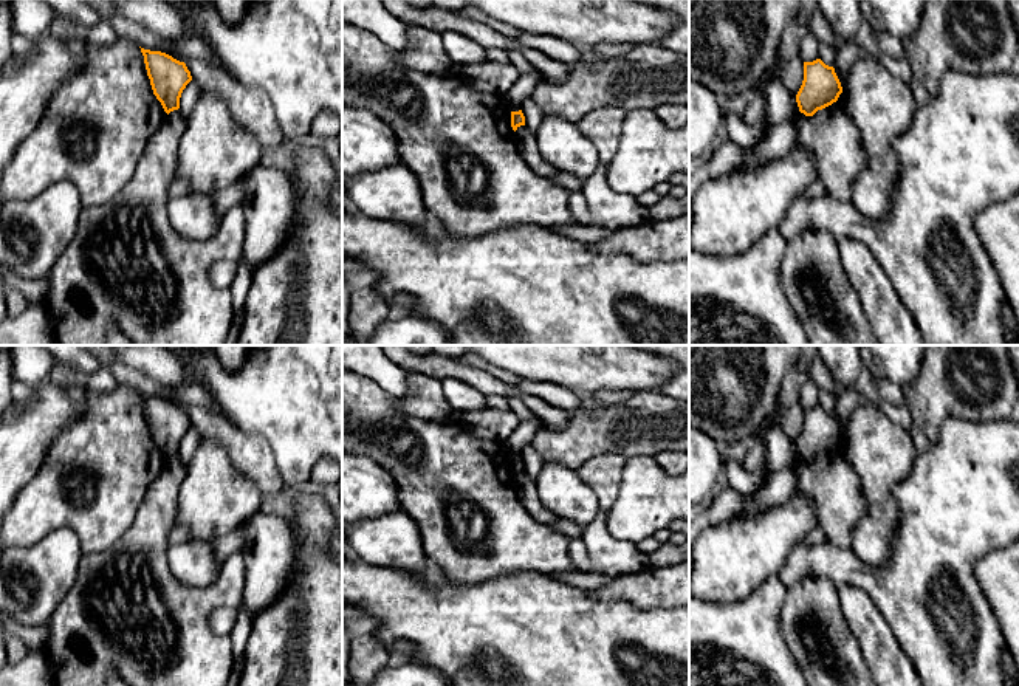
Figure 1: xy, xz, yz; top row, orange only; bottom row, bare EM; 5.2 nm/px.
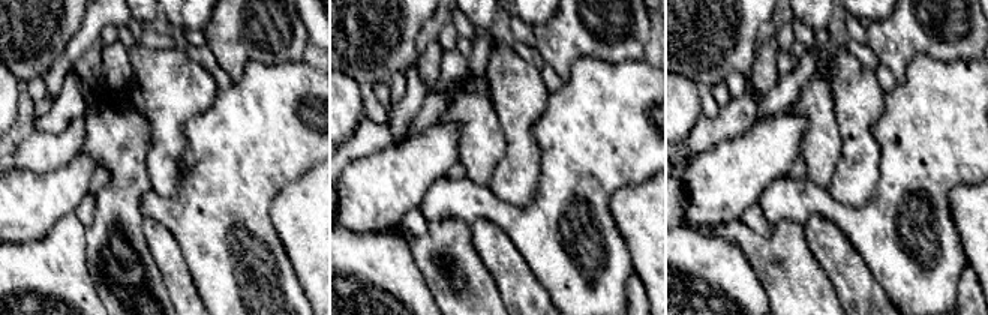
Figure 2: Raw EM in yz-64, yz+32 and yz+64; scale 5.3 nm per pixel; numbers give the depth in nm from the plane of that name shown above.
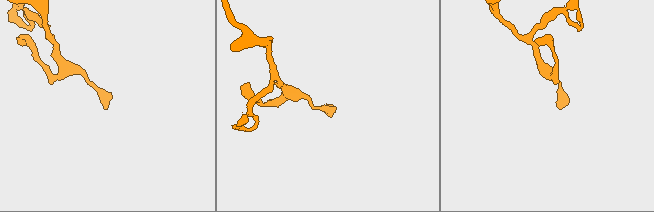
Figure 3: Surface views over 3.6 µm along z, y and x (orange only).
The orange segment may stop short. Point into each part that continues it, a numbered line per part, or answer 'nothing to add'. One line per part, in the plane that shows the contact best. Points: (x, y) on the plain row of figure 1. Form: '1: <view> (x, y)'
nothing to add

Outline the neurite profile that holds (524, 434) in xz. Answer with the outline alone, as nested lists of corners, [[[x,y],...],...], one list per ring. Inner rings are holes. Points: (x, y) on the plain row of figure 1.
[[[523,420],[516,427],[516,430],[510,435],[510,438],[505,441],[505,446],[510,454],[519,454],[527,444],[531,444],[534,435],[542,429],[544,426],[537,420]]]

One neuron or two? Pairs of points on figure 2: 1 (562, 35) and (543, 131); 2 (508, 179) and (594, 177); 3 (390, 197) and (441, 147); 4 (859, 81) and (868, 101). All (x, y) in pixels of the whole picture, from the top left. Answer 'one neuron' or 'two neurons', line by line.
1: two neurons
2: two neurons
3: one neuron
4: one neuron

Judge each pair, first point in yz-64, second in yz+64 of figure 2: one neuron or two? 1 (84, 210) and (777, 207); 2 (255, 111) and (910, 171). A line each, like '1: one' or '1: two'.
1: one
2: one

